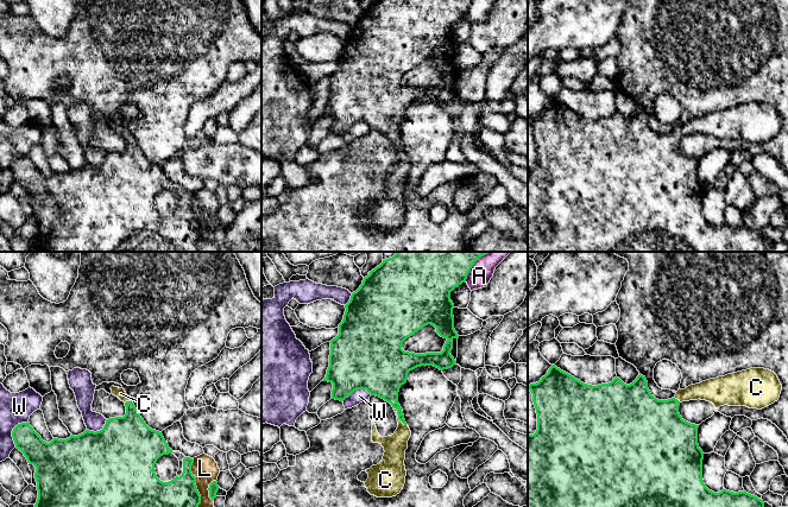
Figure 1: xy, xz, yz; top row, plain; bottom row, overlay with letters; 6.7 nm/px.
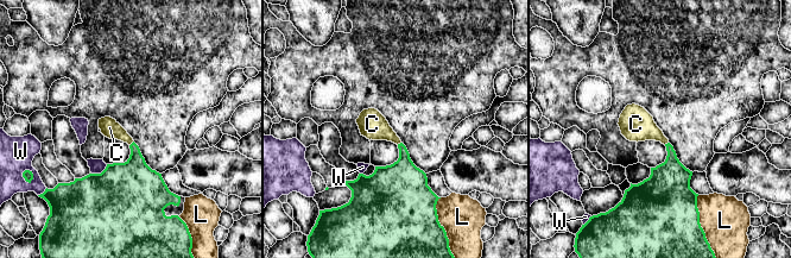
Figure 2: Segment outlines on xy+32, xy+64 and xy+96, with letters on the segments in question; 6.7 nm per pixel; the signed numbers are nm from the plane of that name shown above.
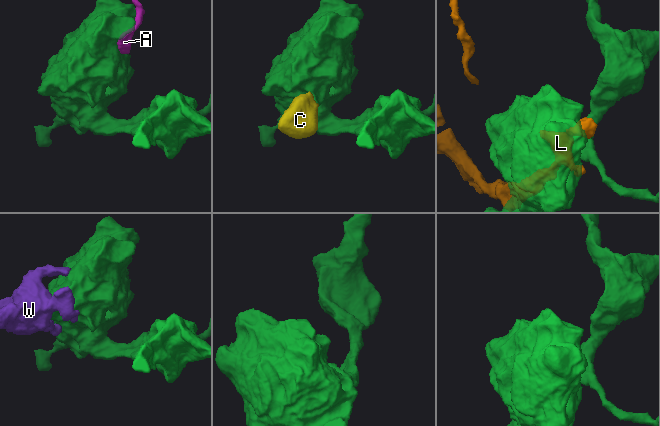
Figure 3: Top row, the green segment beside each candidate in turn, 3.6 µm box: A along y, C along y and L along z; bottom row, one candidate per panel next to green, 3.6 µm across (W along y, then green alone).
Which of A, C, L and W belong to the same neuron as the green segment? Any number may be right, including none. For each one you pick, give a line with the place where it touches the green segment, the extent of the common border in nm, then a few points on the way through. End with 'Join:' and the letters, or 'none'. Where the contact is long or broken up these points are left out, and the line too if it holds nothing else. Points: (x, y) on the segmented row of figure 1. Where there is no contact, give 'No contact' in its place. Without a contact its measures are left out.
C: Touches green at xz (398, 417). Shared border 150 nm. Path across: xz (385, 382), (398, 410), (398, 417), (401, 437), (395, 445)
Join: C

